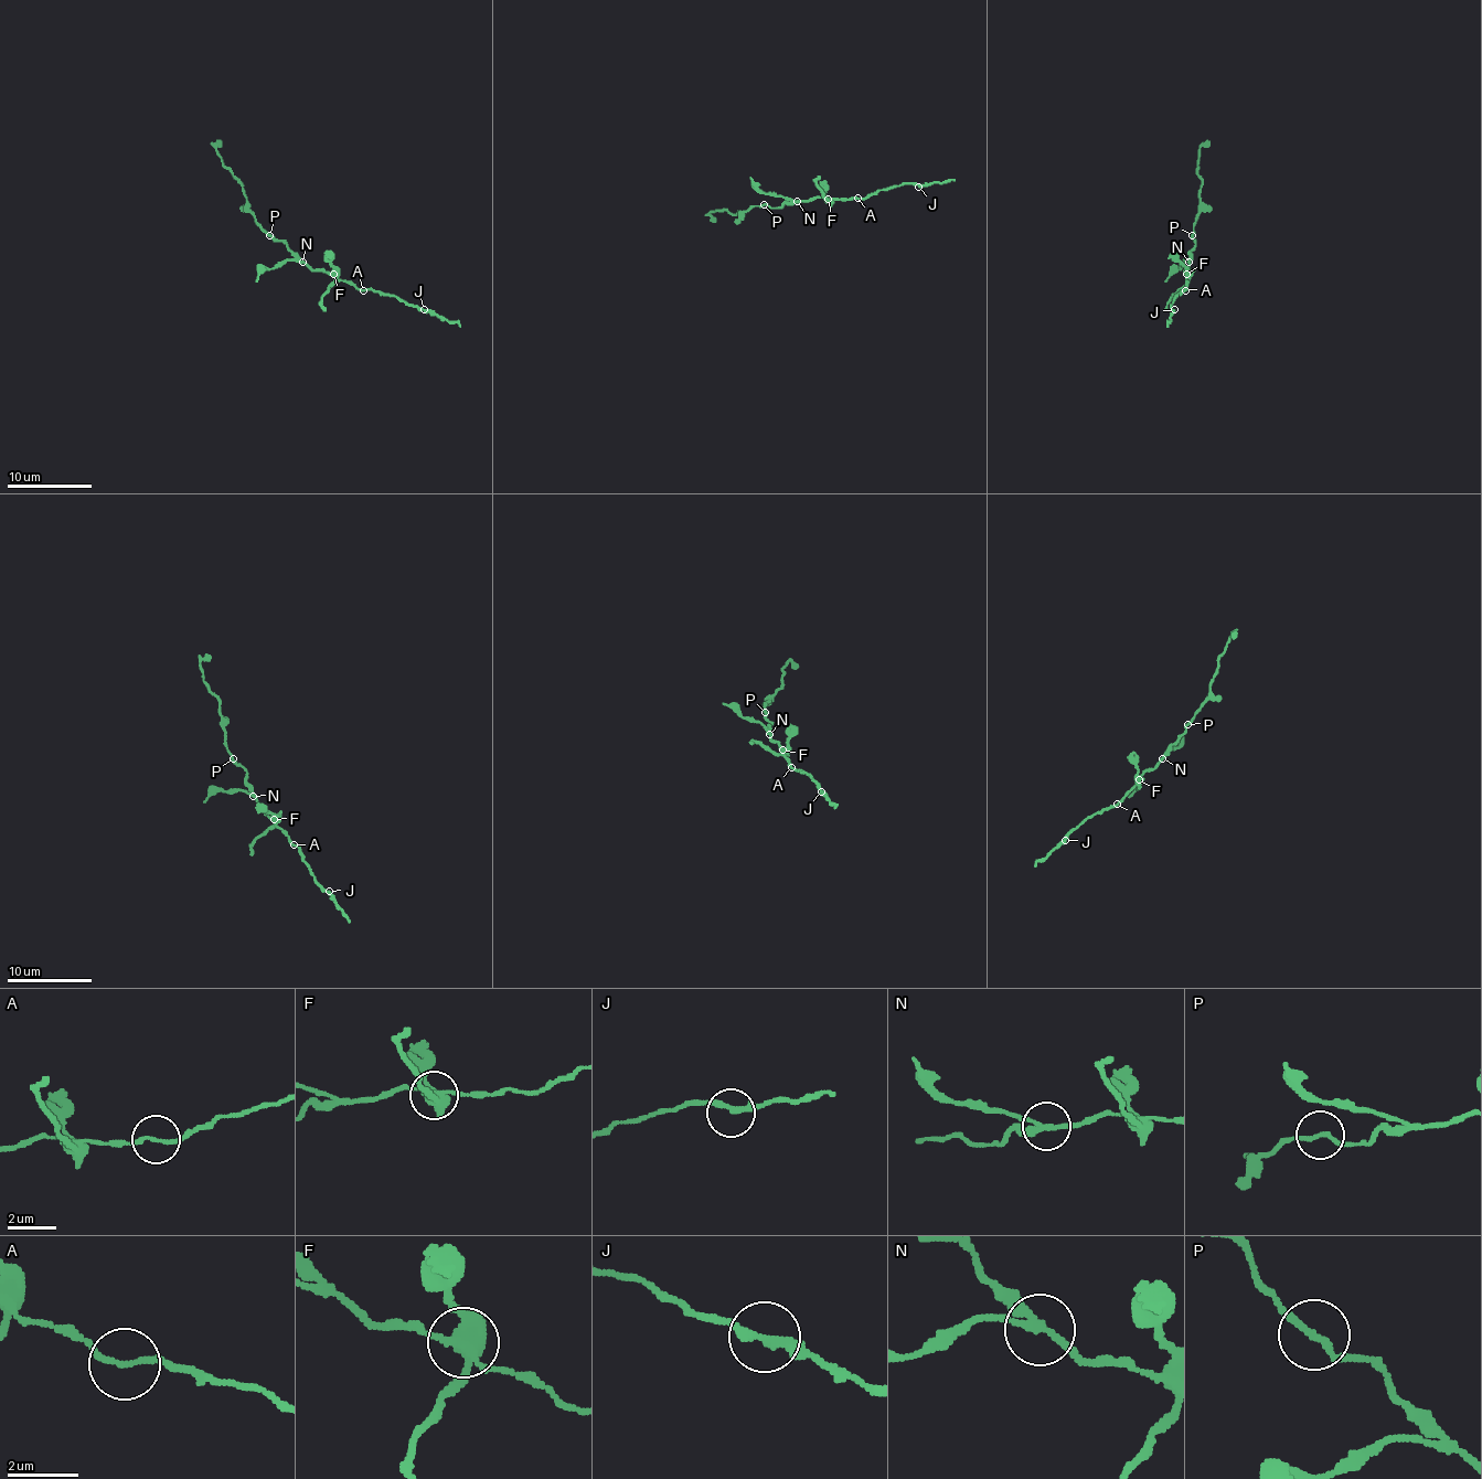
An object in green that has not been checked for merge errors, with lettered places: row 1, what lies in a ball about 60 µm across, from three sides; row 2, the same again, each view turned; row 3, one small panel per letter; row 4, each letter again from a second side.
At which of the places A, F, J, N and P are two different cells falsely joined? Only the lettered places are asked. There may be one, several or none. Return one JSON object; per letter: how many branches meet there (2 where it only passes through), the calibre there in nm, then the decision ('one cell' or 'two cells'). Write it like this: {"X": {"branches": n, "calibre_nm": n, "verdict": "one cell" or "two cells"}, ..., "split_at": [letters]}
{"A": {"branches": 2, "calibre_nm": 130, "verdict": "one cell"}, "F": {"branches": 4, "calibre_nm": 400, "verdict": "two cells"}, "J": {"branches": 2, "calibre_nm": 240, "verdict": "one cell"}, "N": {"branches": 3, "calibre_nm": 200, "verdict": "two cells"}, "P": {"branches": 2, "calibre_nm": 170, "verdict": "two cells"}, "split_at": ["F", "N", "P"]}

